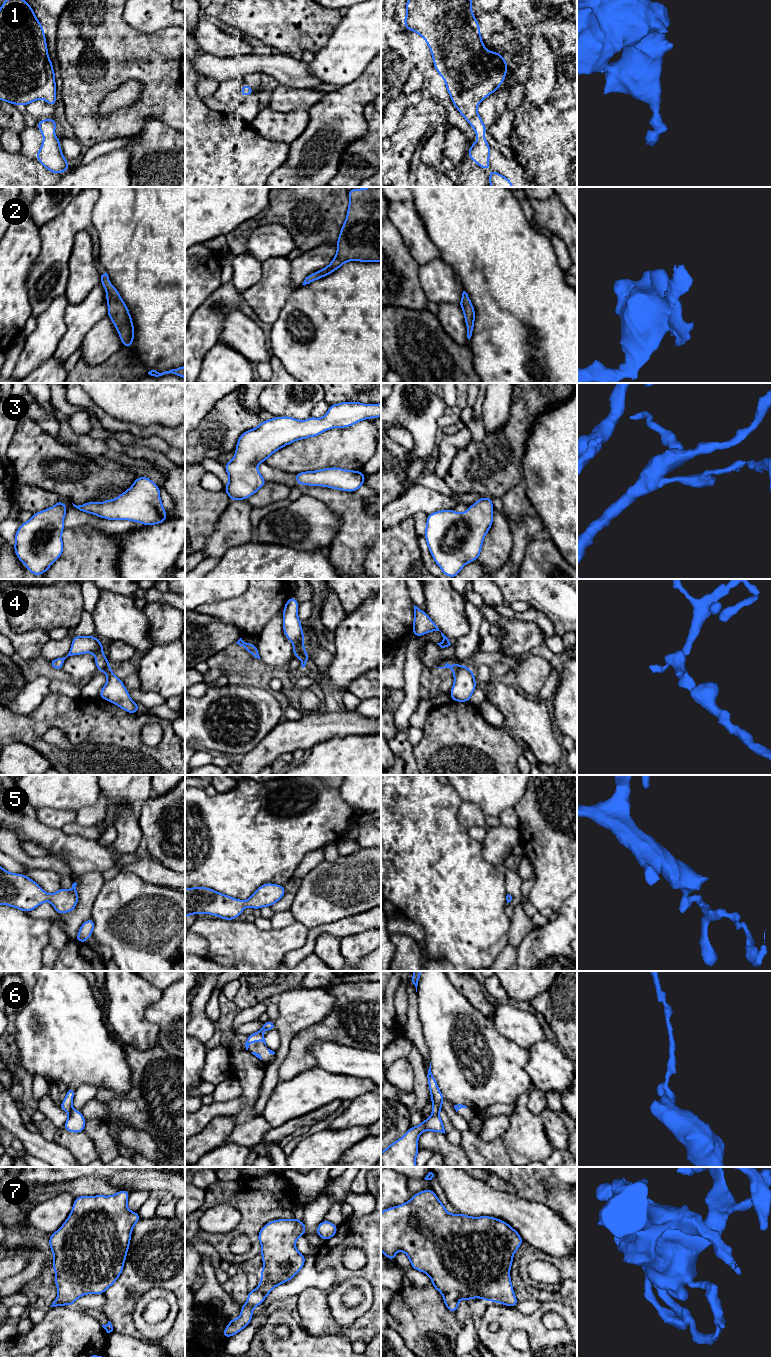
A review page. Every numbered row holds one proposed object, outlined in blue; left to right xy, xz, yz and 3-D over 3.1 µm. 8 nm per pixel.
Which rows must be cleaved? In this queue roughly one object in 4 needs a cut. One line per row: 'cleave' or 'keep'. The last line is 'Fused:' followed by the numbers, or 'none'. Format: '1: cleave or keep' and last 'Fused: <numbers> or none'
1: keep
2: keep
3: keep
4: keep
5: keep
6: keep
7: keep
Fused: none

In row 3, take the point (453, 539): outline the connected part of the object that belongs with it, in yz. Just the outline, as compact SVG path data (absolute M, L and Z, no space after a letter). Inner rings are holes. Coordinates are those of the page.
M482 497L463 513L447 509L427 515L426 543L444 575L455 578L467 563L478 560L493 513L492 498Z

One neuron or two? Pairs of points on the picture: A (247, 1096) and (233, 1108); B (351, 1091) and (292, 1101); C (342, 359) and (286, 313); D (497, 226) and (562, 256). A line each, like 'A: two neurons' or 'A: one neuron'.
A: two neurons
B: one neuron
C: one neuron
D: two neurons

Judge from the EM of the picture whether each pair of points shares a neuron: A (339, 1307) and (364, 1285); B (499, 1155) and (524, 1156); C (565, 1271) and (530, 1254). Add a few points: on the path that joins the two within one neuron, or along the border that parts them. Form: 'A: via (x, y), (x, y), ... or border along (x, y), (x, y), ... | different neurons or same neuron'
A: via (338, 1297), (338, 1293), (347, 1284), (354, 1283) | same neuron
B: border along (500, 1137), (506, 1152), (510, 1156) | different neurons
C: via (556, 1262), (548, 1257), (539, 1255) | same neuron

